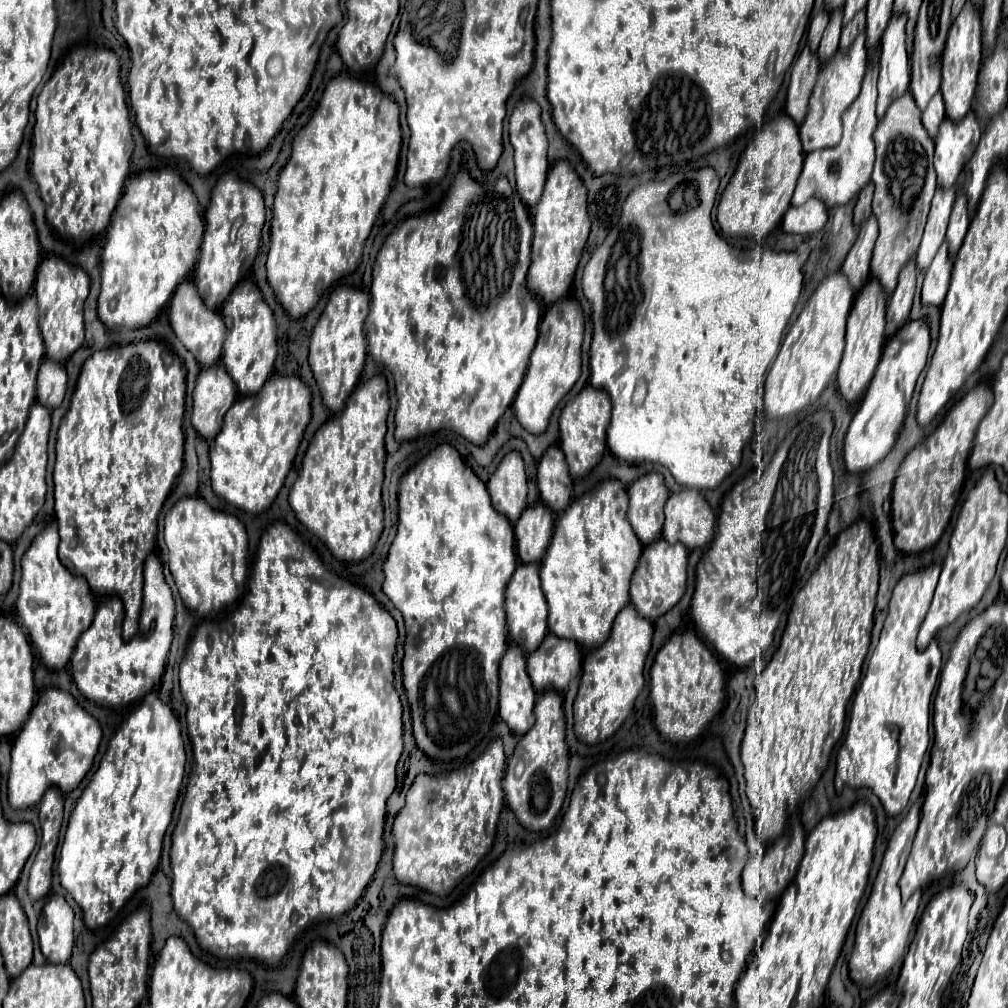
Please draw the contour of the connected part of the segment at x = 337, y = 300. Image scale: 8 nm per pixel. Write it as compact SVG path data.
M350 286L336 288L330 294L330 300L310 336L308 362L314 372L316 384L320 388L322 402L326 408L330 408L332 414L344 410L344 402L348 400L348 394L352 394L352 390L360 382L360 374L366 360L364 320L368 316L368 306L370 306L368 292Z

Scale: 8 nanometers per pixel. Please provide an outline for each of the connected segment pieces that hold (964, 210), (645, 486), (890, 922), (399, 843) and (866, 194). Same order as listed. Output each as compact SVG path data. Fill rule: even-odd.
M958 194L956 204L954 204L954 210L952 210L952 216L950 216L948 232L946 232L946 242L948 242L948 248L950 248L950 258L952 258L952 260L956 258L958 250L960 250L960 246L962 246L962 240L964 240L964 236L966 236L968 224L970 224L968 204L966 204L964 194Z
M656 472L638 478L628 488L630 498L628 516L634 526L634 532L638 534L644 546L648 542L654 542L654 538L662 538L660 530L664 524L664 504L668 496L670 494L664 484L664 478Z
M918 800L908 816L900 822L900 826L896 828L896 832L892 834L890 842L888 842L888 850L884 854L880 872L876 876L872 894L866 902L866 908L862 910L862 916L858 920L858 928L856 928L856 944L850 956L850 978L856 984L862 986L872 986L876 980L884 978L892 966L904 956L906 948L908 948L908 936L910 936L910 928L914 924L914 914L902 914L904 904L902 904L902 896L900 896L900 886L898 880L904 872L908 854L912 850L912 842L918 830L918 822L920 822L920 810L922 810L922 802Z
M496 738L484 750L484 754L478 756L478 760L474 760L470 766L440 776L420 774L414 780L406 796L406 806L400 810L400 814L394 820L394 834L396 834L394 874L398 882L422 888L426 892L444 898L458 886L458 882L466 874L470 874L476 868L476 864L492 848L496 836L498 818L504 806L504 790L502 790L504 768L506 768L506 758L502 750L502 740Z
M868 184L860 196L858 196L858 202L856 202L856 208L854 208L854 224L862 224L870 214L872 214L872 194L874 194L874 184Z

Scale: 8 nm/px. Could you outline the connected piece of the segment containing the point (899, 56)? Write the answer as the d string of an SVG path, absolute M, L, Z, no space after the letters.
M892 16L880 44L880 78L878 78L878 120L884 118L890 102L900 98L910 84L910 64L904 36L906 18Z

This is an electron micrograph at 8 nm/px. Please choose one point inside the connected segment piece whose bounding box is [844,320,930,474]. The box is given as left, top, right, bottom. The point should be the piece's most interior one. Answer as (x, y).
(872, 433)

